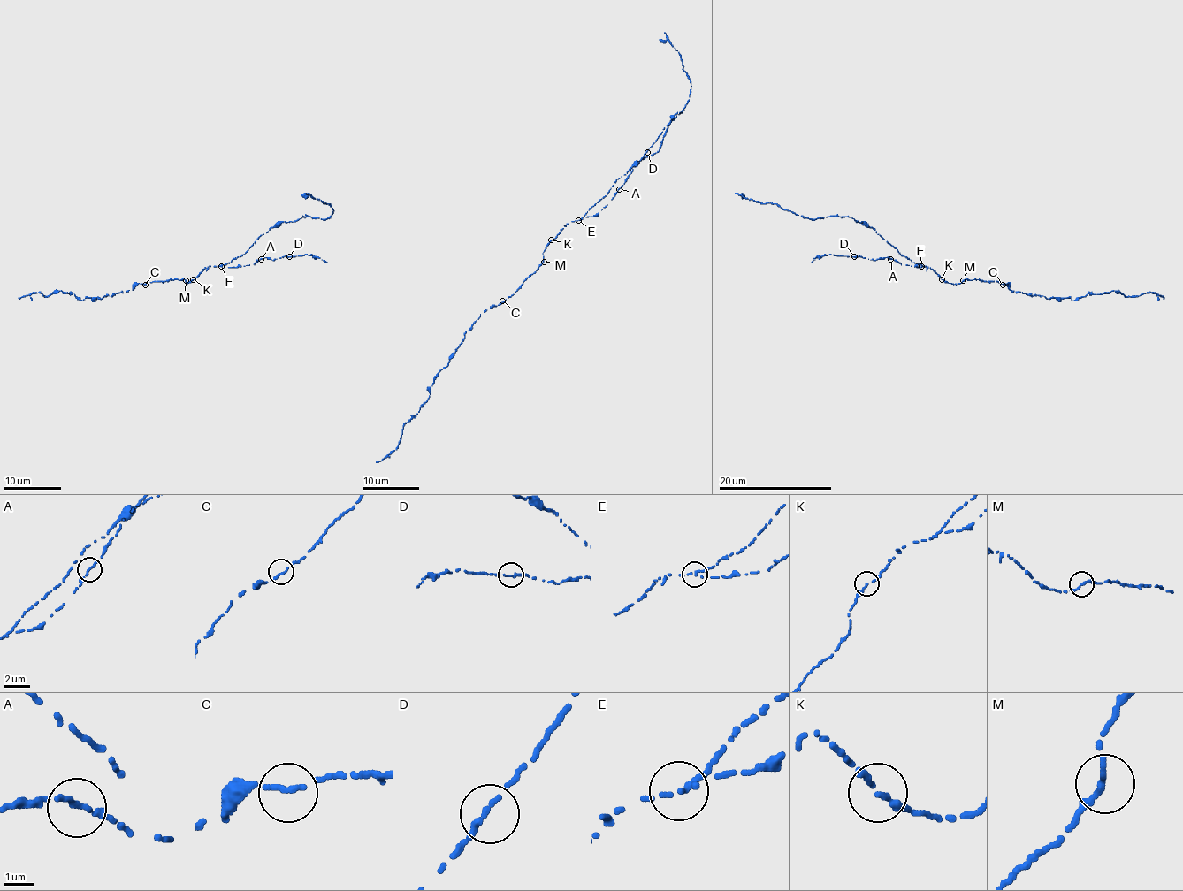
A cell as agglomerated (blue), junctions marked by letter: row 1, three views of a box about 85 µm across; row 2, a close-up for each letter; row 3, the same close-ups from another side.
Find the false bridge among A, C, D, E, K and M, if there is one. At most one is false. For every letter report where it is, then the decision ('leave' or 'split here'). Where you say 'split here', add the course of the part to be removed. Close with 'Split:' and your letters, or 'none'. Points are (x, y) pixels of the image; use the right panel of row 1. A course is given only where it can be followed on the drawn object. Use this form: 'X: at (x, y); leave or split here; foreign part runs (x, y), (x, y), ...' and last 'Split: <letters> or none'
A: at (890, 259); leave
C: at (1003, 285); leave
D: at (854, 256); leave
E: at (921, 266); split here; foreign part runs (922, 266), (904, 256), (876, 231), (850, 217), (814, 219), (770, 202), (758, 202), (733, 194)
K: at (942, 279); leave
M: at (963, 280); leave
Split: E

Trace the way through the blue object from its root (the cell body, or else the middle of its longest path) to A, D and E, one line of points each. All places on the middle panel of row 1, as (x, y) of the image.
A: (551, 239), (568, 223), (599, 213), (619, 189)
D: (551, 239), (568, 223), (599, 213), (647, 152)
E: (551, 239), (568, 223), (579, 220)

